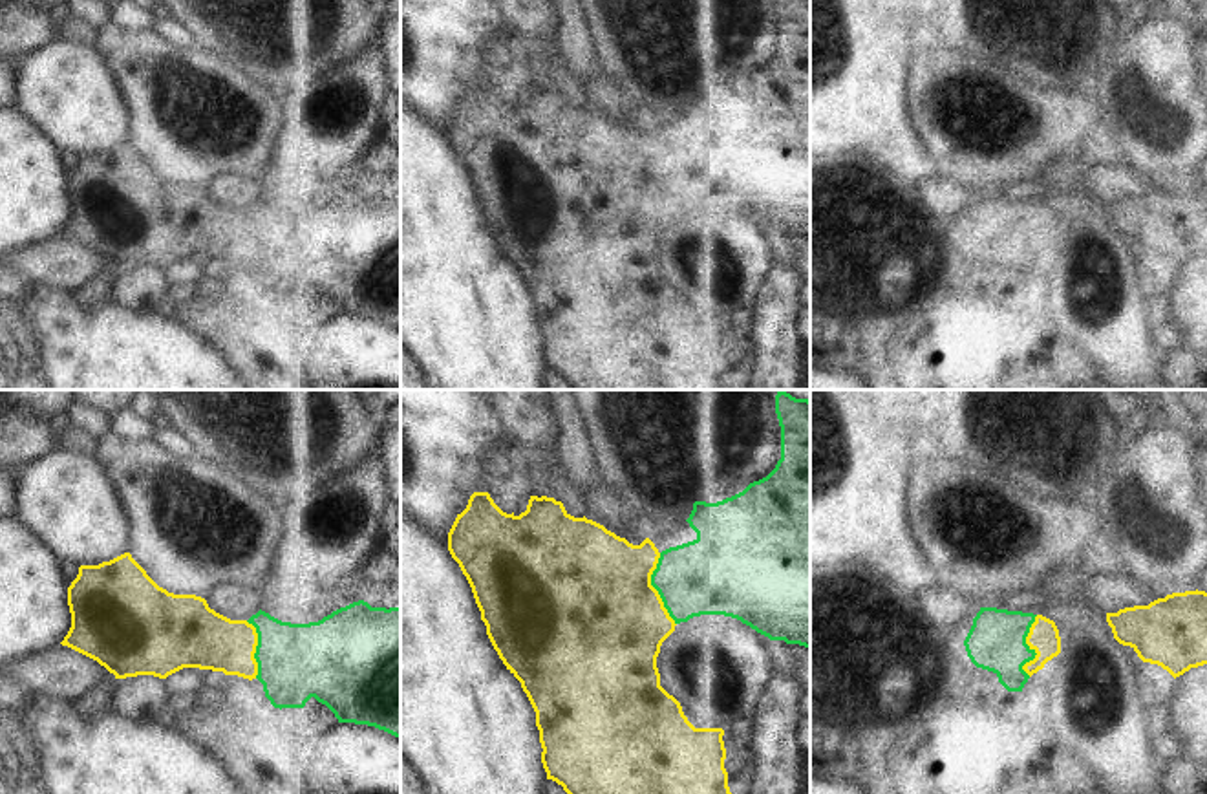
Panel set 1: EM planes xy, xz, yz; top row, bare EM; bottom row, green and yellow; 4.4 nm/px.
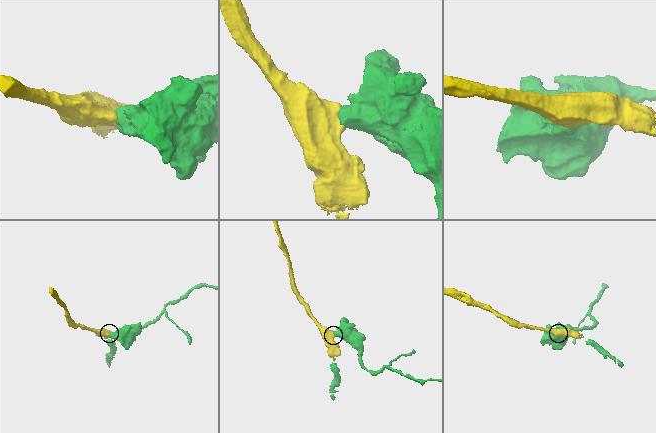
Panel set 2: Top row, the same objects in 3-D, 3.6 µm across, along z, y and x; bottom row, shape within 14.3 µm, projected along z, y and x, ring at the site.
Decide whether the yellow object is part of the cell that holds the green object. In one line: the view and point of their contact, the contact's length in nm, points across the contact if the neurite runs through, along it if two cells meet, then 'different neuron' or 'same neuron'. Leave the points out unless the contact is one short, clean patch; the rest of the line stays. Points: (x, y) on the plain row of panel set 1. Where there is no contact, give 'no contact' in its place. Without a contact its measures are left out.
xz (655, 178) | 320 nm | across xz (710, 165), (655, 178), (630, 187), (608, 209) | same neuron

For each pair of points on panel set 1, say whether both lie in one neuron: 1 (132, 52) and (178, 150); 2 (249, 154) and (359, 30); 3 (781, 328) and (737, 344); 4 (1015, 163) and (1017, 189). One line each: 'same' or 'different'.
1: same
2: different
3: different
4: different

